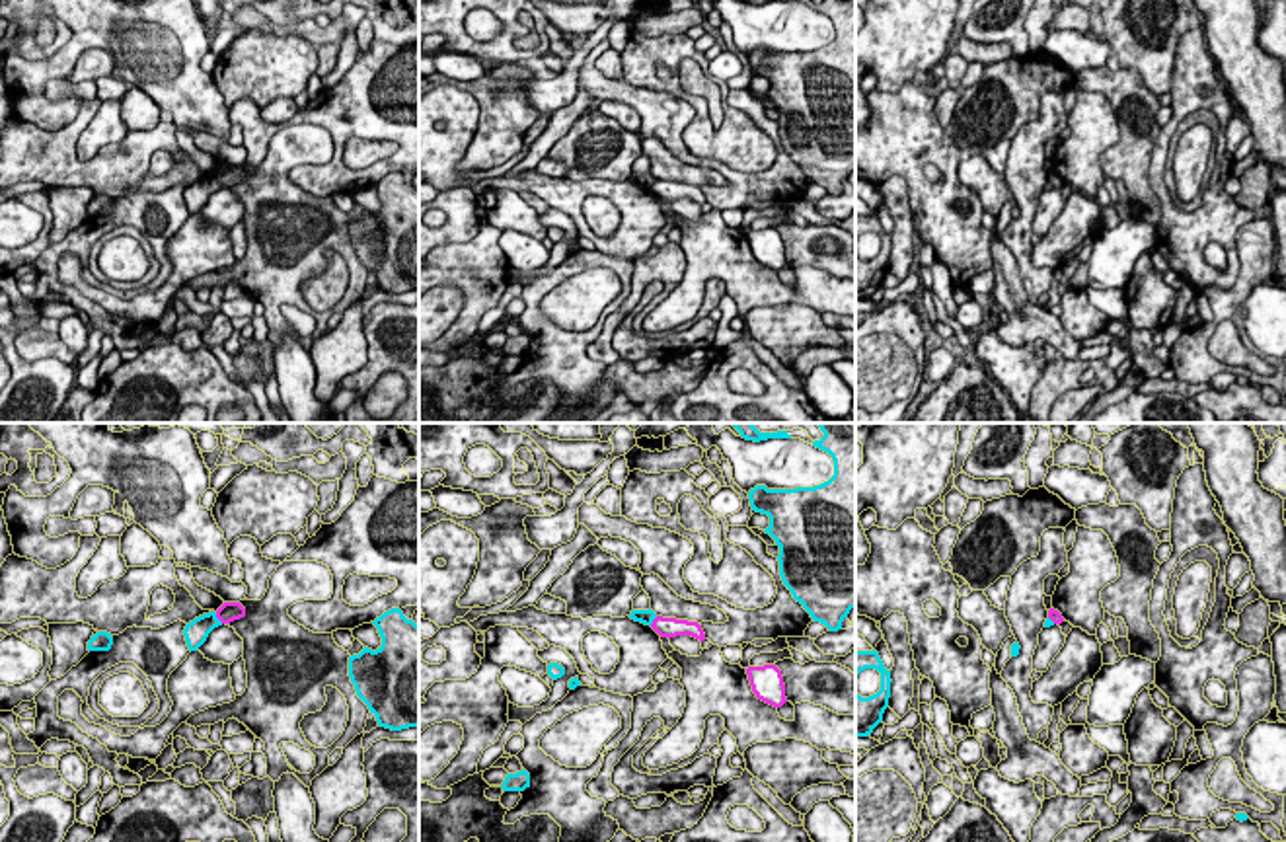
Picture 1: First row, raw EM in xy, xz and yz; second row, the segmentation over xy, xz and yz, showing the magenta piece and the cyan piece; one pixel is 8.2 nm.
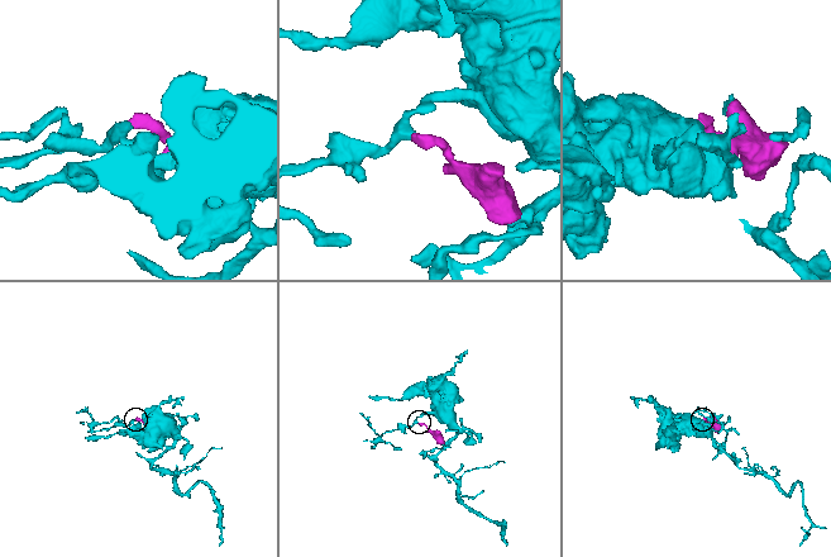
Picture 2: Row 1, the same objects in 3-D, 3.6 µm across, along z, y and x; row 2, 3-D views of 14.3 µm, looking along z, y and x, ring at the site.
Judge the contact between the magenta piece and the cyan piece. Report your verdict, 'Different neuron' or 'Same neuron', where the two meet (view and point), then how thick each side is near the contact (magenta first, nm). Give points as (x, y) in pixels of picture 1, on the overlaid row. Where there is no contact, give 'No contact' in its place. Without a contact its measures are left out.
Different neuron. Touches magenta at xy (219, 618). Thickness 160 nm (magenta) against 200 nm

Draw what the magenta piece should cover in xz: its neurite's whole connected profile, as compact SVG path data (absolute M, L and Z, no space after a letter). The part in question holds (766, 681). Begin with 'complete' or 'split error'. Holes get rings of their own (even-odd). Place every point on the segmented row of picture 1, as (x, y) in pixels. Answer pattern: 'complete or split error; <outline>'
complete; M775 665L748 667L746 674L758 700L774 708L781 708L787 702L783 676Z

